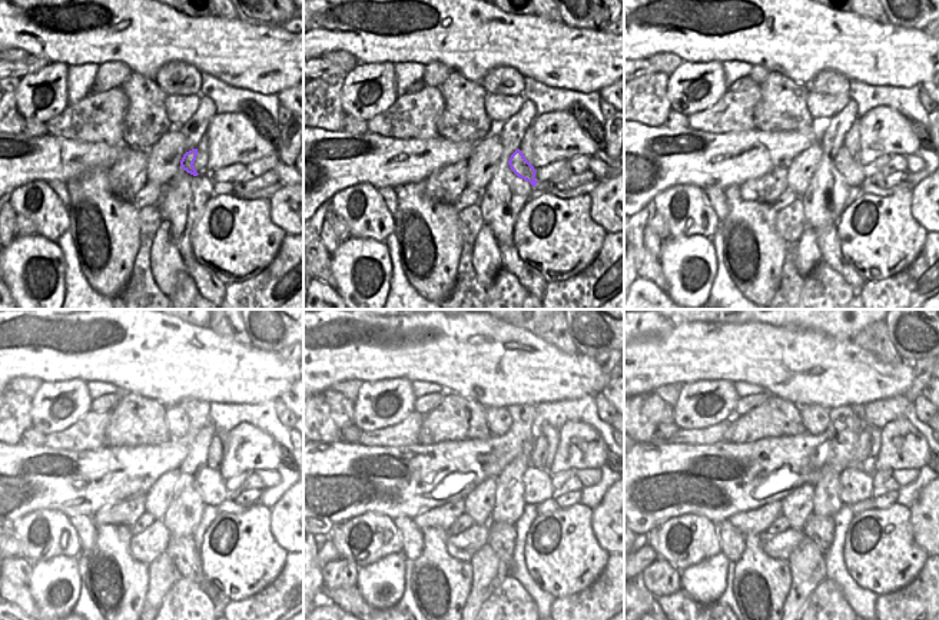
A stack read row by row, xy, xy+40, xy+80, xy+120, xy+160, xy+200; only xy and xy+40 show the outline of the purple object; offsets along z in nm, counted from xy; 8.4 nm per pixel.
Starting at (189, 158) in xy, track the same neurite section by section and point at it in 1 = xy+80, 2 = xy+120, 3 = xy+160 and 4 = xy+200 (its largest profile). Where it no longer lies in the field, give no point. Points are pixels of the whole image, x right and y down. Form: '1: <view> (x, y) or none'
1: xy+80 (848, 166)
2: xy+120 (211, 486)
3: xy+160 (537, 483)
4: xy+200 (856, 486)

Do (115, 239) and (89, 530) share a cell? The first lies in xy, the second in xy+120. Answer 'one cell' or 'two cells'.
two cells

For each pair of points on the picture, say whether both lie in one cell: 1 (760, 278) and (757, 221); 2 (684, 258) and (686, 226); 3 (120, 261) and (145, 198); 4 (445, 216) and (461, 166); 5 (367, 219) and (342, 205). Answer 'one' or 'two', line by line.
1: one
2: two
3: two
4: two
5: one

